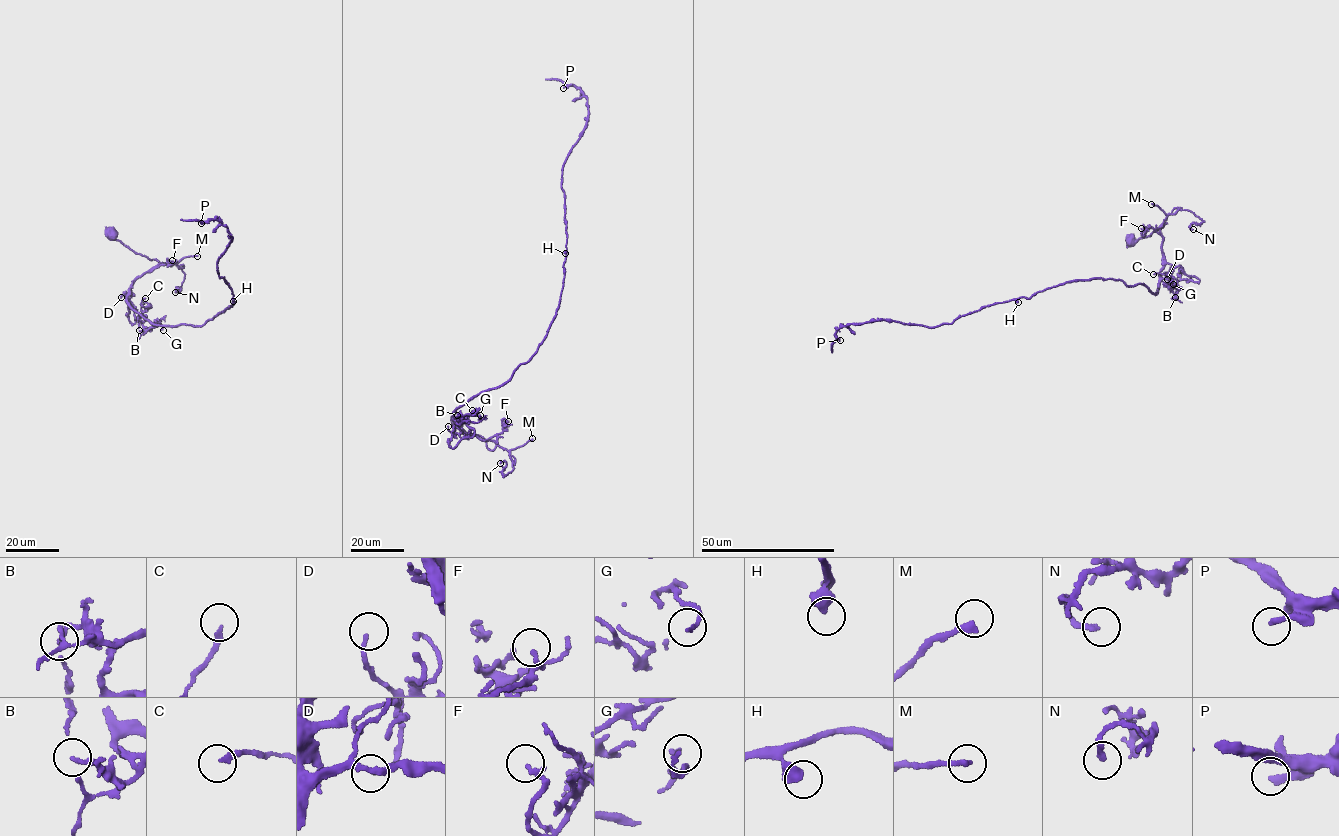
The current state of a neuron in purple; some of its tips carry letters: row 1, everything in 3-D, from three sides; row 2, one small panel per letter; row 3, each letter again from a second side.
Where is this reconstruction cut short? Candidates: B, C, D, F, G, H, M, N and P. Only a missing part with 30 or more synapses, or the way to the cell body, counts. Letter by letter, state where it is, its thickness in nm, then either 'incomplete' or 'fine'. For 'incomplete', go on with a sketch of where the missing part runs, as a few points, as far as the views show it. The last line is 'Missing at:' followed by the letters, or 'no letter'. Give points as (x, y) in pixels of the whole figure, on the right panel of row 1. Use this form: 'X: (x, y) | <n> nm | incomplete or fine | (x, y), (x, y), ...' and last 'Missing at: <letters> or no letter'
B: (1175, 297) | 100 nm | fine
C: (1153, 274) | 180 nm | fine
D: (1167, 279) | 150 nm | fine
F: (1141, 228) | 180 nm | fine
G: (1173, 284) | 100 nm | fine
H: (1018, 302) | 480 nm | fine
M: (1151, 204) | 240 nm | fine
N: (1193, 229) | 190 nm | fine
P: (840, 340) | 240 nm | fine
Missing at: no letter

